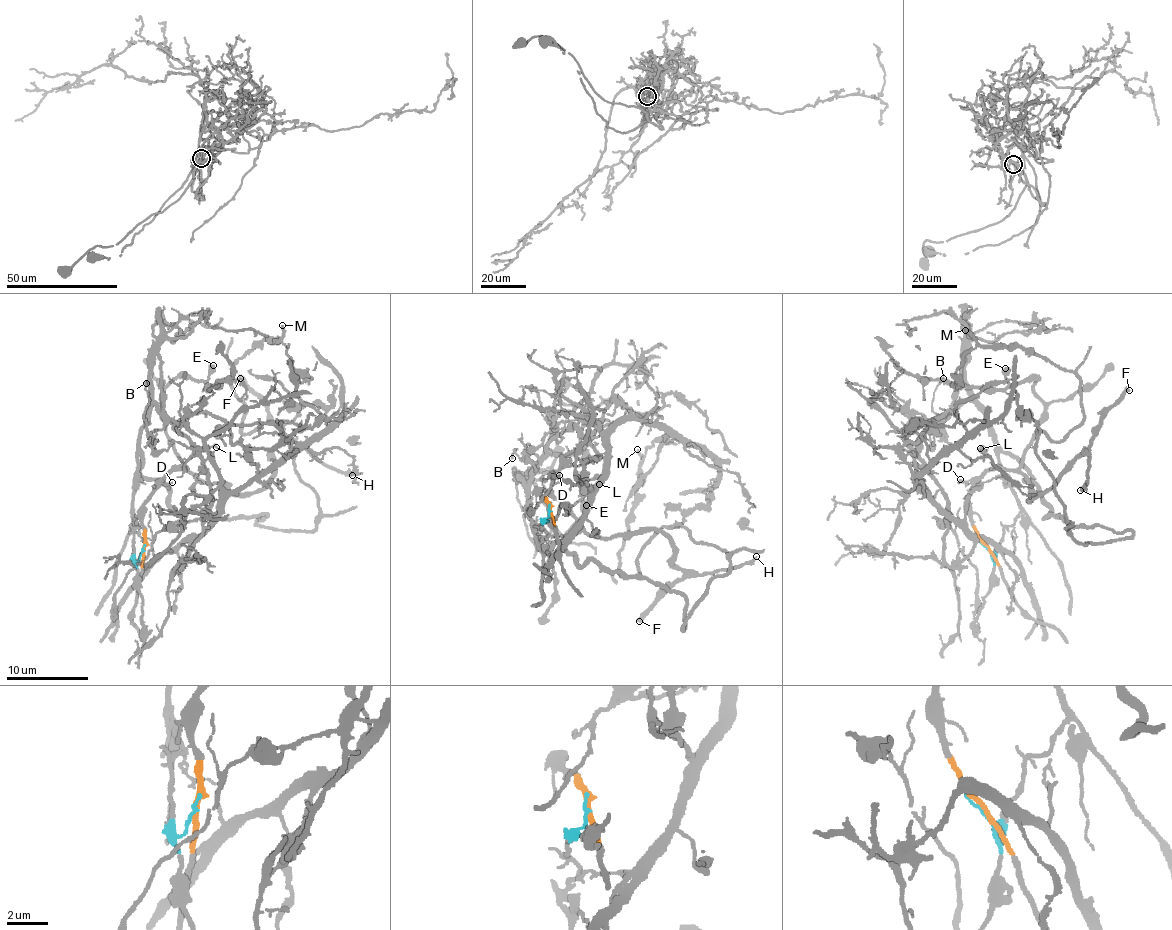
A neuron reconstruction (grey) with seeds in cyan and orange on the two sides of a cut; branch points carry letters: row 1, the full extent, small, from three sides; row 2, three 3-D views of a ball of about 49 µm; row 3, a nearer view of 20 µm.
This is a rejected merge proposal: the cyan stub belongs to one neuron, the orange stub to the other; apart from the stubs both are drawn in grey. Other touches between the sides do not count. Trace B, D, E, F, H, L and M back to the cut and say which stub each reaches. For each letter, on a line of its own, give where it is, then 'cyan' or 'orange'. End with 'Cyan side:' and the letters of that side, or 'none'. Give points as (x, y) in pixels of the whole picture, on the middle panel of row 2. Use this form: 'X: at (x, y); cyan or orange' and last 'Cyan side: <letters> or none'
B: at (512, 458); cyan
D: at (559, 475); orange
E: at (586, 505); orange
F: at (639, 621); orange
H: at (756, 556); orange
L: at (599, 484); orange
M: at (637, 449); cyan
Cyan side: B, M

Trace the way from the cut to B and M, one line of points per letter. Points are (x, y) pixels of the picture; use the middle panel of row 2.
B: (549, 511), (540, 543), (525, 514), (529, 477), (538, 464), (515, 448), (513, 458)
M: (549, 511), (545, 551), (678, 591), (684, 630), (729, 558), (673, 524), (621, 575), (637, 449)

